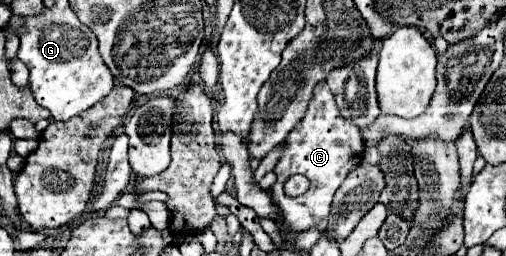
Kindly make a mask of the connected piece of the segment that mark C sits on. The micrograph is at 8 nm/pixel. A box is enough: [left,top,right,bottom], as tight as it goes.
[271,80,363,232]

